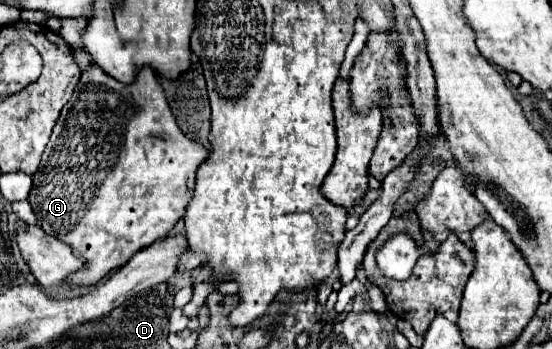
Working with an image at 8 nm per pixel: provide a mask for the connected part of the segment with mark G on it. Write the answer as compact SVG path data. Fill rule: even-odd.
M91 65L81 75L81 83L77 83L53 127L51 141L43 151L29 193L37 223L49 235L67 243L77 257L81 255L85 259L83 267L69 275L67 285L71 289L97 285L107 273L123 267L137 251L149 247L159 237L167 237L175 223L185 215L185 207L191 199L187 187L189 175L207 159L207 153L209 151L201 143L191 141L177 127L163 89L151 69L145 67L135 83L123 85Z

